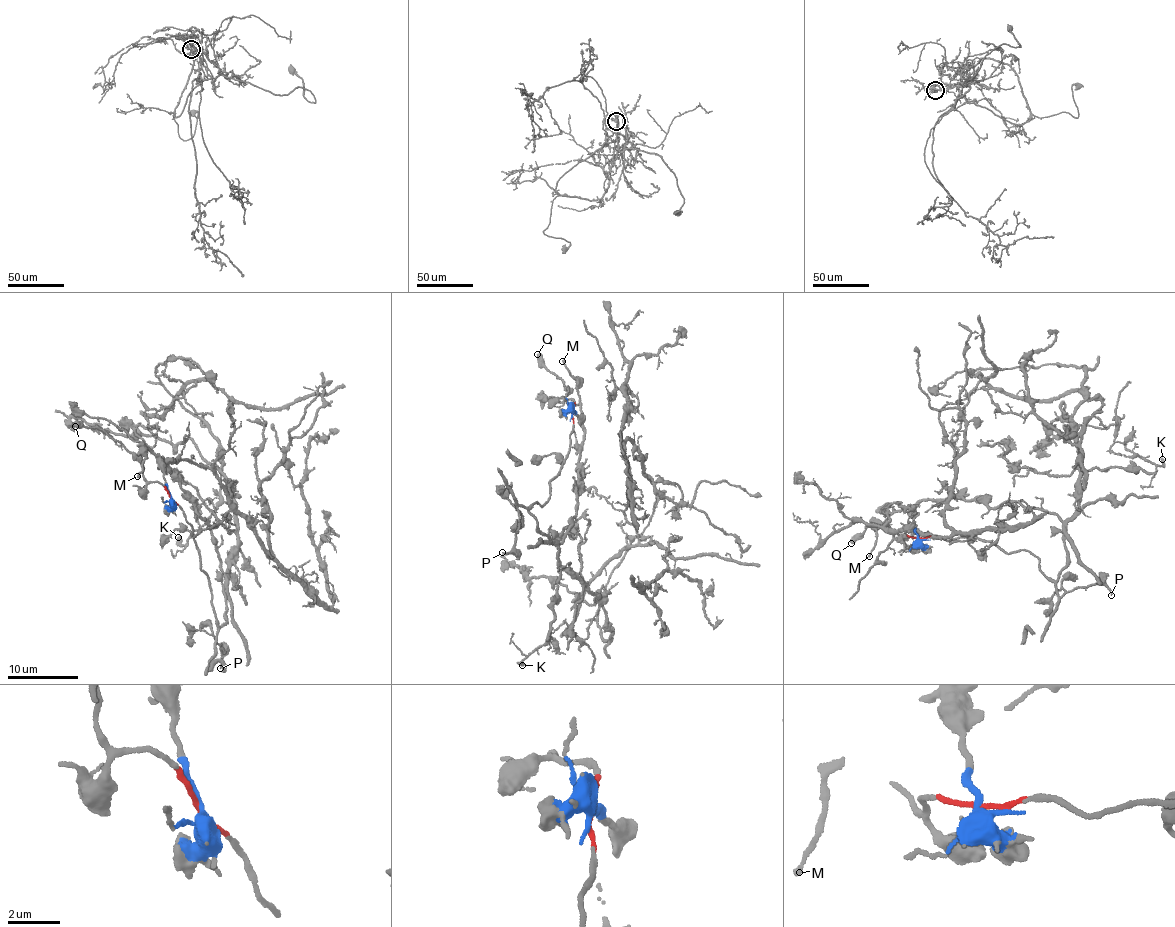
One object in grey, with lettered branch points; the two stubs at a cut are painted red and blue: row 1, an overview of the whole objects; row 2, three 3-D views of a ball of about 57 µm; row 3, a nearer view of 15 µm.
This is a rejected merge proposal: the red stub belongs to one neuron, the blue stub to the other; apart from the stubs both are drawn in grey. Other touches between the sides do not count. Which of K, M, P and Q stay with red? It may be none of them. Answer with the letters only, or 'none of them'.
P, Q

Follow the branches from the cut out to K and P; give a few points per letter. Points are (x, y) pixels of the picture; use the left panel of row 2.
K: (171, 496), (160, 459), (210, 524), (225, 576), (237, 517), (228, 489), (228, 504), (186, 544), (178, 536)
P: (169, 497), (194, 529), (202, 568), (208, 577), (211, 607), (219, 627), (215, 642), (223, 653), (220, 669)

